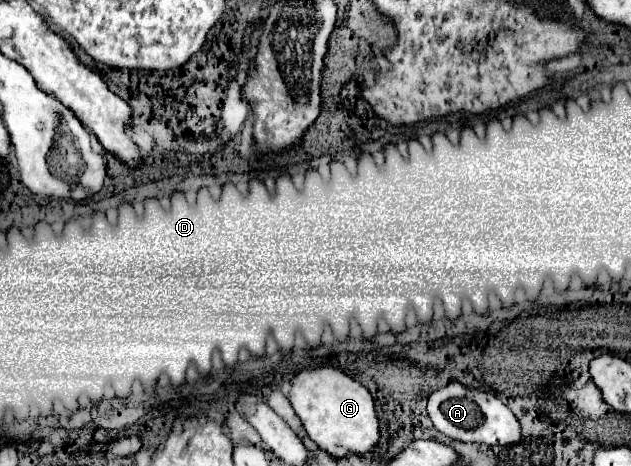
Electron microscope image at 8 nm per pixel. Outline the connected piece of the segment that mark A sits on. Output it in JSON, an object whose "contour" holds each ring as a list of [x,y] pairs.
{"contour":[[[451,382],[449,386],[433,392],[427,404],[429,418],[433,426],[443,432],[445,436],[459,440],[459,442],[477,442],[487,446],[507,446],[521,440],[521,424],[495,394],[471,390],[461,386],[459,382]]]}

